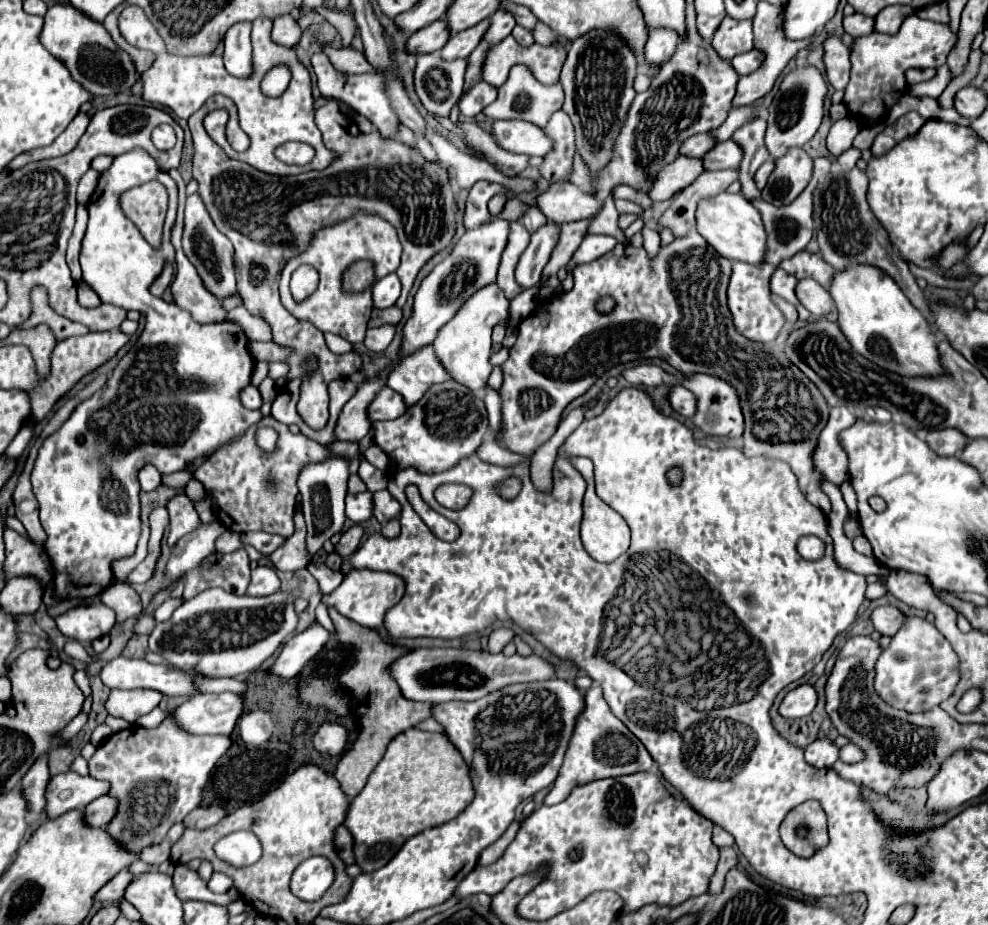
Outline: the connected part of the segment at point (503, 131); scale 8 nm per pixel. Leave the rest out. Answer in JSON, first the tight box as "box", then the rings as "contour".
{"box":[492,120,552,156],"contour":[[[498,120],[492,126],[492,136],[500,148],[516,154],[546,156],[552,150],[552,138],[540,126],[524,120]]]}

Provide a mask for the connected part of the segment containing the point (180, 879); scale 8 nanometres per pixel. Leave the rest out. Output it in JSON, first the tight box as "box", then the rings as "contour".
{"box":[174,864,236,906],"contour":[[[178,864],[174,868],[174,888],[178,898],[184,900],[204,900],[204,902],[212,902],[212,904],[222,904],[228,906],[232,902],[236,902],[234,896],[230,894],[214,894],[208,890],[206,882],[200,878],[200,874],[192,868],[188,868],[186,864]]]}

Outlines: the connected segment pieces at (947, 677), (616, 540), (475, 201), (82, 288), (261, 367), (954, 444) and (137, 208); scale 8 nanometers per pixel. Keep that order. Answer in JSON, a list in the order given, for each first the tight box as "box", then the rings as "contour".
[{"box":[874,616,960,712],"contour":[[[910,616],[906,626],[898,630],[892,644],[876,662],[874,688],[878,696],[892,708],[906,712],[926,712],[944,702],[958,684],[960,660],[950,642],[936,630],[934,624],[920,616]]]},{"box":[570,456,630,562],"contour":[[[572,456],[570,458],[572,466],[586,480],[588,488],[586,488],[586,508],[584,508],[584,522],[582,522],[582,540],[584,540],[584,548],[586,552],[598,560],[598,562],[612,562],[616,560],[620,554],[624,554],[624,550],[628,550],[630,546],[630,526],[626,524],[626,520],[612,512],[610,506],[606,506],[594,492],[594,466],[590,462],[590,458],[578,458],[578,456]]]},{"box":[464,180,508,230],"contour":[[[480,180],[474,184],[474,188],[468,194],[466,200],[466,208],[464,208],[464,228],[472,230],[476,226],[482,226],[486,222],[490,222],[490,212],[488,212],[488,200],[498,194],[498,192],[508,192],[504,186],[496,184],[496,182],[488,182],[488,180]]]},{"box":[78,280,100,308],"contour":[[[80,280],[80,284],[78,284],[78,302],[80,302],[82,306],[88,306],[88,308],[100,304],[98,294],[96,294],[84,280]]]},{"box":[251,361,269,386],"contour":[[[266,361],[258,362],[252,374],[252,380],[251,380],[252,385],[259,386],[260,383],[265,378],[268,377],[267,376],[268,372],[269,372],[268,362]]]},{"box":[926,428,968,456],"contour":[[[944,428],[944,430],[934,430],[932,434],[928,434],[926,442],[940,456],[958,456],[968,444],[968,436],[964,436],[956,428]]]},{"box":[122,182,168,248],"contour":[[[150,182],[132,188],[122,198],[124,214],[138,226],[142,236],[158,248],[162,244],[162,228],[168,210],[168,194],[162,184]]]}]

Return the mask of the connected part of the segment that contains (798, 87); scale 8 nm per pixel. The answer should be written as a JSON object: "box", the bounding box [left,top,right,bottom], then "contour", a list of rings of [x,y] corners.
{"box":[766,66,826,160],"contour":[[[798,66],[790,72],[780,84],[778,94],[774,96],[768,108],[768,130],[766,130],[766,148],[774,160],[784,156],[792,146],[804,146],[818,130],[824,116],[824,96],[826,96],[824,76],[810,66]]]}

